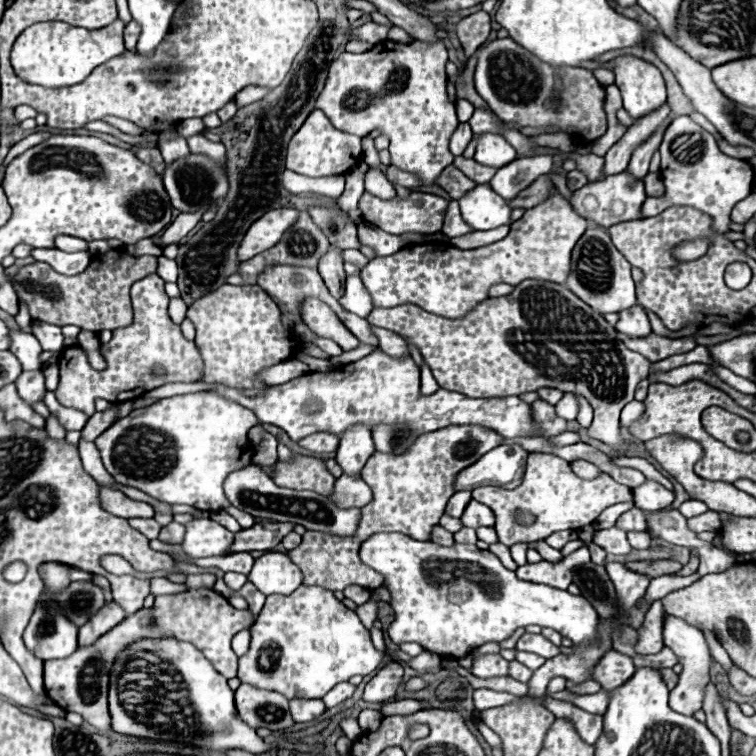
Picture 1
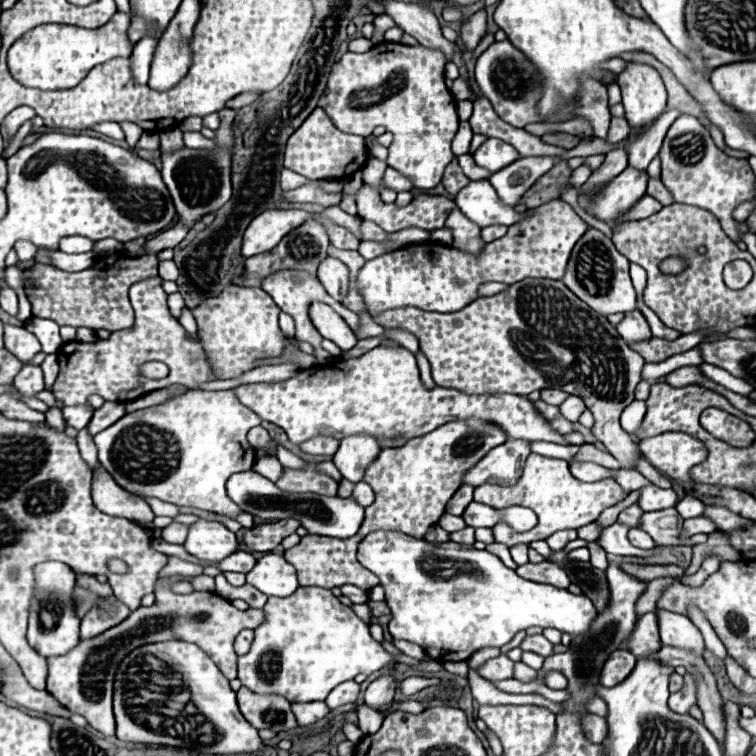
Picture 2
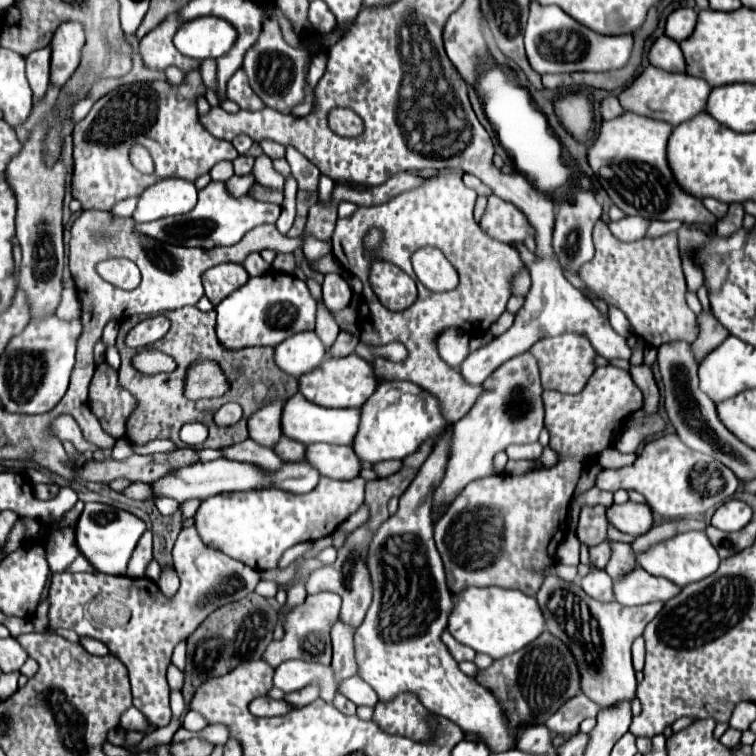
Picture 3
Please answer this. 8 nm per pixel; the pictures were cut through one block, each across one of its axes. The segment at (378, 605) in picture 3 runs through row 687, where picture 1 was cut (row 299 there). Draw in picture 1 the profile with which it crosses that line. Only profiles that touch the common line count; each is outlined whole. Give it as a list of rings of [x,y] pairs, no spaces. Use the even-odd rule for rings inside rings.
[[[554,190],[554,198],[548,198],[542,206],[534,206],[534,210],[526,210],[520,220],[512,222],[508,236],[498,242],[476,250],[442,246],[442,242],[406,246],[396,254],[370,260],[360,270],[360,278],[374,308],[416,304],[426,312],[456,318],[482,302],[488,288],[498,282],[516,286],[532,278],[564,284],[566,274],[570,274],[570,252],[586,228],[586,218],[578,216],[570,202]]]

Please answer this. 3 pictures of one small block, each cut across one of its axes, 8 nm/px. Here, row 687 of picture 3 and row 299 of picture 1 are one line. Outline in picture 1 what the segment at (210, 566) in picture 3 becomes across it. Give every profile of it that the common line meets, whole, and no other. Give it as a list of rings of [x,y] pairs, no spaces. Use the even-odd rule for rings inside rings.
[[[156,274],[146,276],[132,284],[134,302],[134,322],[128,328],[118,328],[112,332],[112,340],[100,344],[100,354],[106,360],[104,370],[94,370],[88,362],[88,354],[80,346],[70,346],[60,352],[60,382],[56,388],[56,398],[62,406],[80,408],[86,414],[94,414],[94,398],[106,398],[108,402],[126,402],[140,398],[146,390],[154,390],[168,382],[200,382],[204,372],[204,362],[200,350],[194,342],[182,336],[178,324],[168,316],[168,296],[164,292],[164,282]],[[152,366],[164,366],[166,376],[150,374]]]

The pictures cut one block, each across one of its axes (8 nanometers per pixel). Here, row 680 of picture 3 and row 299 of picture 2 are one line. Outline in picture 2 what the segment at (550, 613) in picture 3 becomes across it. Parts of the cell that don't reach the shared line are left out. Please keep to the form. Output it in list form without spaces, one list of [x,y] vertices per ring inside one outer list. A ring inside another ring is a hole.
[[[588,228],[588,232],[576,242],[572,250],[562,282],[598,314],[608,316],[616,312],[630,312],[636,308],[636,292],[630,282],[628,266],[630,262],[614,248],[608,236],[596,228]]]

